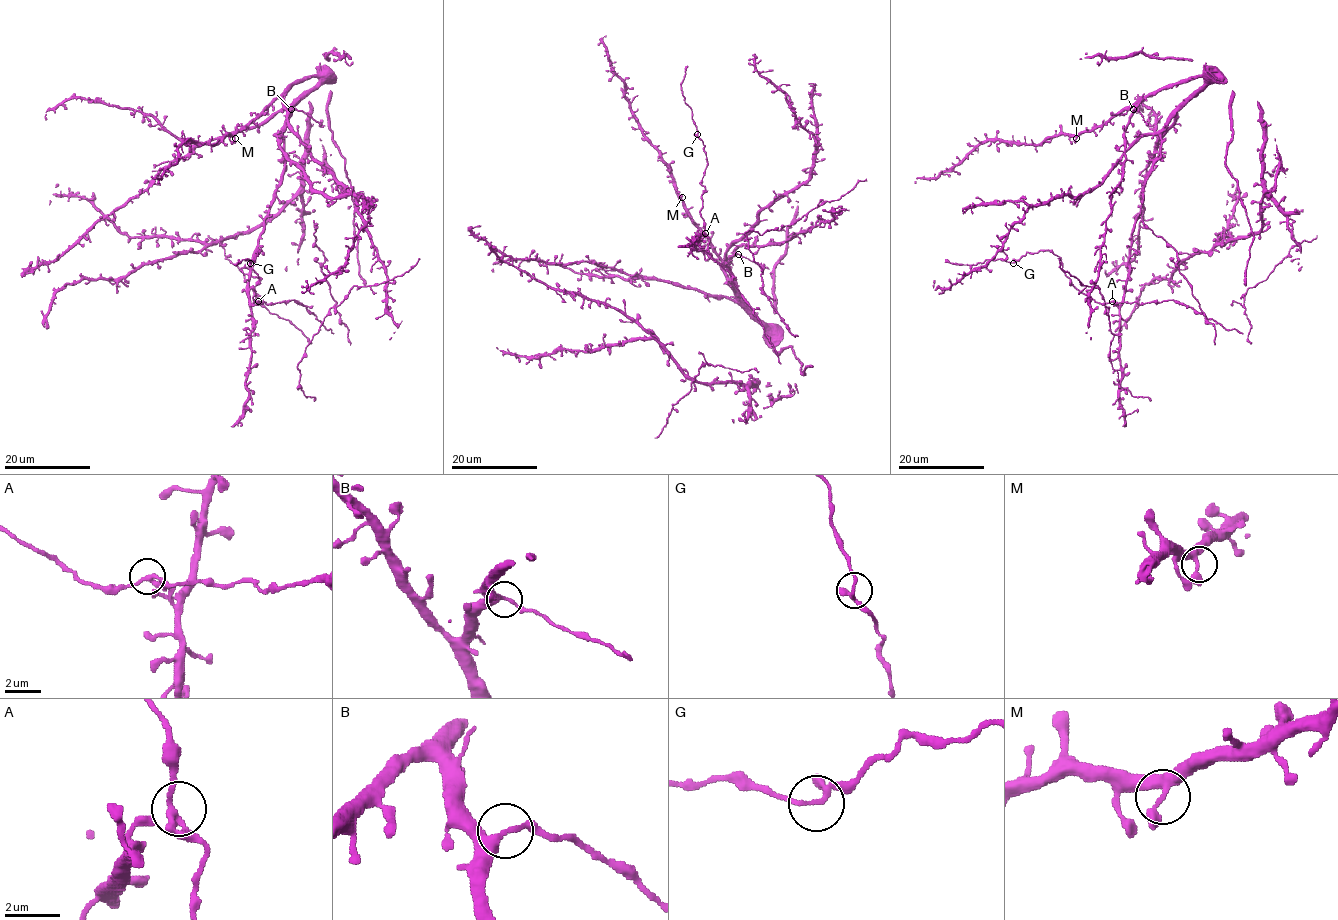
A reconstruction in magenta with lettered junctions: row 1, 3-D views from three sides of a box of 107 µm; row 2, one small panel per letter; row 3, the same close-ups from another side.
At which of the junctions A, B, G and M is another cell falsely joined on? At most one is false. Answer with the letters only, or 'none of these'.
B

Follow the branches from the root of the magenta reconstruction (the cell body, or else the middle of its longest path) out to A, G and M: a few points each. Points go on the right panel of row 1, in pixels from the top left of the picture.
A: (1162, 136), (1178, 109), (1145, 182), (1124, 300), (1112, 301)
G: (1162, 136), (1178, 109), (1145, 182), (1118, 305), (1081, 293), (1048, 250), (1013, 263)
M: (1162, 136), (1174, 124), (1175, 113), (1205, 84), (1203, 77), (1192, 76), (1145, 95), (1100, 127), (1076, 138)

